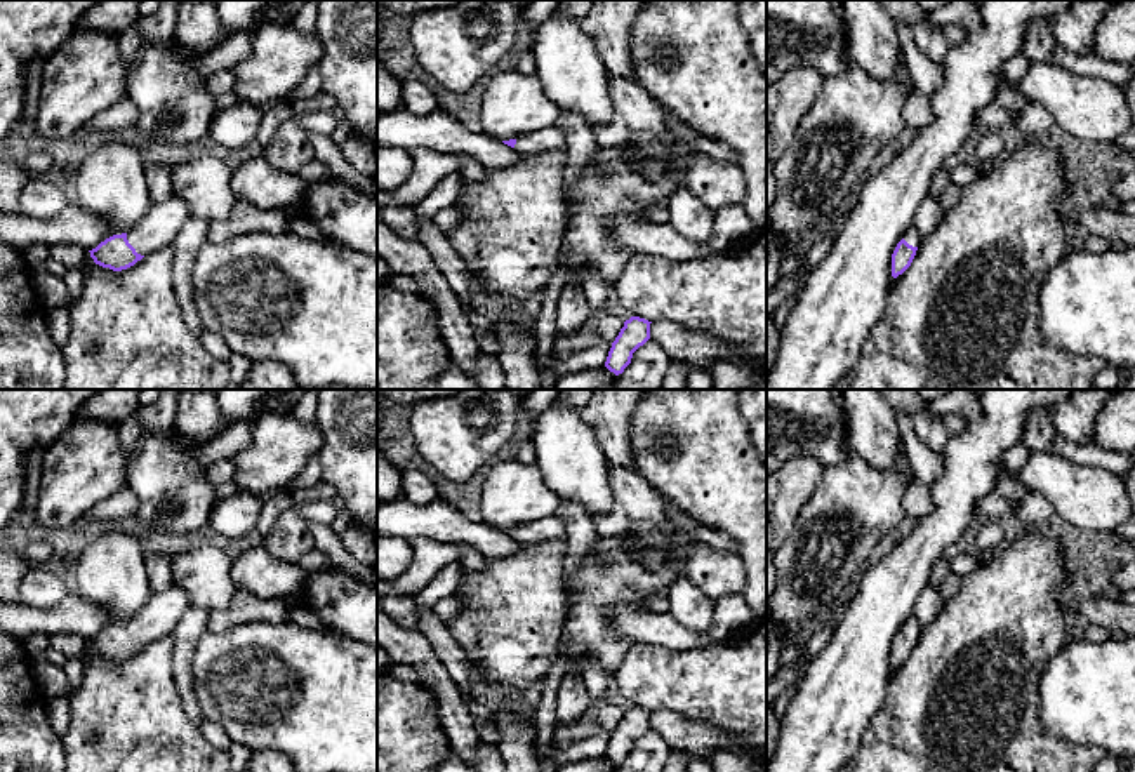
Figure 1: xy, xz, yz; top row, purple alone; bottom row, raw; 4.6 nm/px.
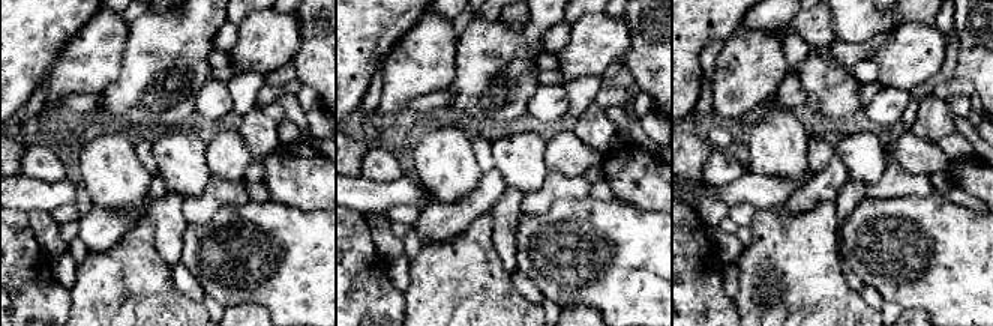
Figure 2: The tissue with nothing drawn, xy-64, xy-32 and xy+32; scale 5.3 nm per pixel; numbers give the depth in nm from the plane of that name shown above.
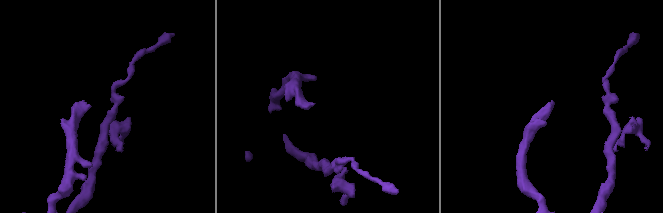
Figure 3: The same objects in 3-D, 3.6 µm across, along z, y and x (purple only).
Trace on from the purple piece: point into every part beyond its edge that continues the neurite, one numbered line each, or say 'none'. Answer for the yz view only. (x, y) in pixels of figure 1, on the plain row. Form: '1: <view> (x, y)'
none

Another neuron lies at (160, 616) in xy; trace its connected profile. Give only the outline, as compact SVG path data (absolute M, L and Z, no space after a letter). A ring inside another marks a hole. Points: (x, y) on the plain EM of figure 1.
M172 582L169 589L156 593L139 614L127 621L127 629L137 643L148 645L170 635L188 609L188 596Z

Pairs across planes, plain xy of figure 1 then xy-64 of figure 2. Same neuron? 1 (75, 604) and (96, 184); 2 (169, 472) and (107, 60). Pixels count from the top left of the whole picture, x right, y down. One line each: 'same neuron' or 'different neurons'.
1: different neurons
2: different neurons

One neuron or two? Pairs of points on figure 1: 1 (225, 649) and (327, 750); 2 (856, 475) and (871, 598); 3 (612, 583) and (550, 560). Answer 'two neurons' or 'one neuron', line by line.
1: one neuron
2: two neurons
3: two neurons

